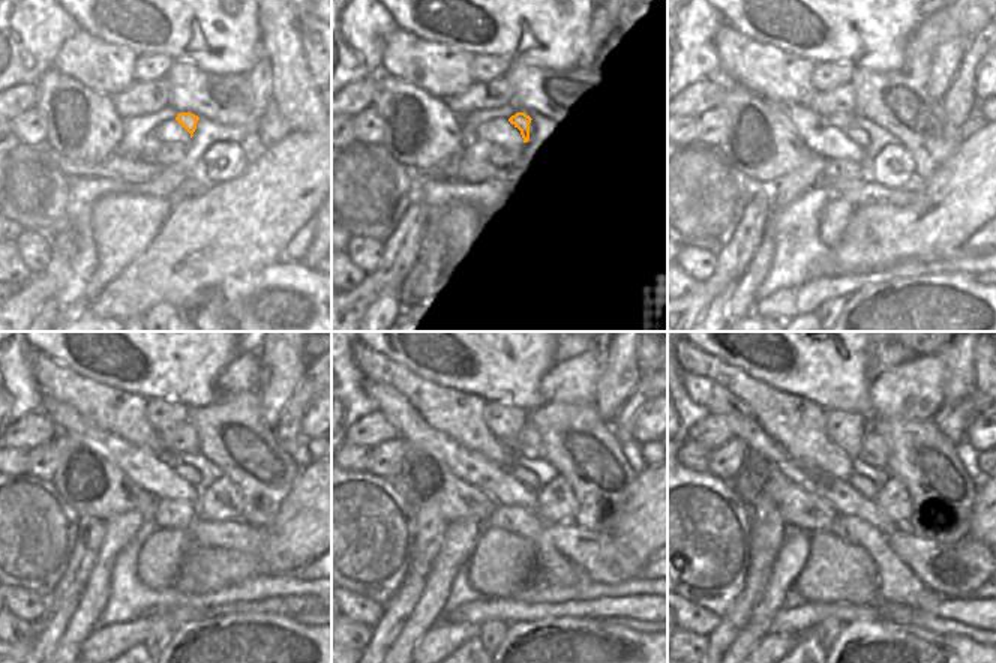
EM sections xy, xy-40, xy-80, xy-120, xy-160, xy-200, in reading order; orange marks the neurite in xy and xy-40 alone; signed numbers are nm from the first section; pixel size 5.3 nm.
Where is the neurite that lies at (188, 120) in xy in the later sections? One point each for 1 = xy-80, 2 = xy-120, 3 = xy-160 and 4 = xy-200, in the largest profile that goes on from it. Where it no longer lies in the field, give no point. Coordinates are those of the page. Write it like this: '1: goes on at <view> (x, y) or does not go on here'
1: goes on at xy-80 (854, 132)
2: goes on at xy-120 (183, 471)
3: goes on at xy-160 (527, 477)
4: goes on at xy-200 (863, 485)

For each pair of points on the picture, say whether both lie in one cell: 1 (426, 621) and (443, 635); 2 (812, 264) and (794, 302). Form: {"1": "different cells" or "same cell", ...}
{"1": "different cells", "2": "different cells"}

